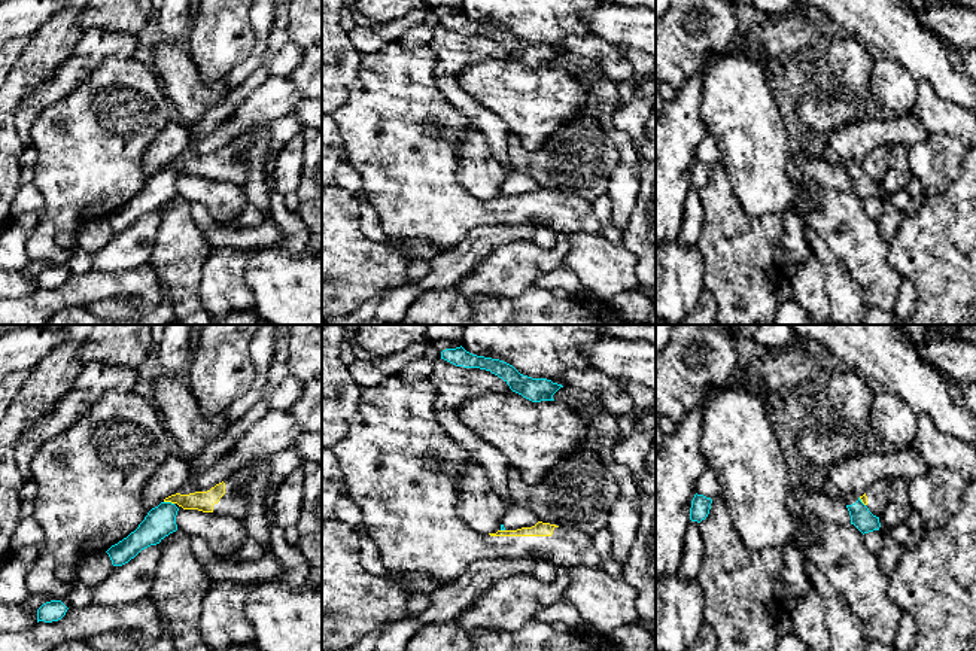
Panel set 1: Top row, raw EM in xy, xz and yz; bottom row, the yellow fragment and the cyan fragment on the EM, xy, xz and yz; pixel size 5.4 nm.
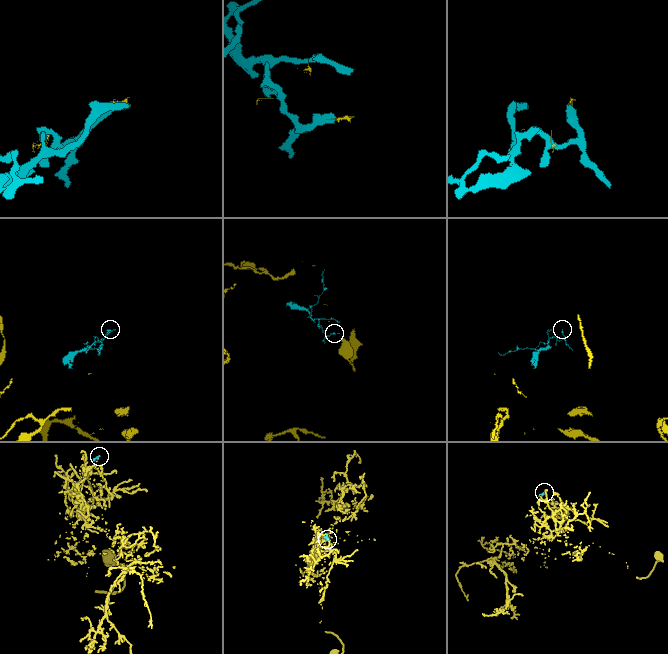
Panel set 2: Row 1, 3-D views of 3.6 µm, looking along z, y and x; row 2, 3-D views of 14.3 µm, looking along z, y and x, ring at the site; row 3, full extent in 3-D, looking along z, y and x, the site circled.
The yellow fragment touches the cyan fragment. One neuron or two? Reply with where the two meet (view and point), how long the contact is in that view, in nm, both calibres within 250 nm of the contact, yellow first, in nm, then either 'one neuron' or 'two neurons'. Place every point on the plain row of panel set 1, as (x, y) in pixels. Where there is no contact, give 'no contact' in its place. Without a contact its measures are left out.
xy (169, 167) | 60 nm | 110/160 nm | two neurons

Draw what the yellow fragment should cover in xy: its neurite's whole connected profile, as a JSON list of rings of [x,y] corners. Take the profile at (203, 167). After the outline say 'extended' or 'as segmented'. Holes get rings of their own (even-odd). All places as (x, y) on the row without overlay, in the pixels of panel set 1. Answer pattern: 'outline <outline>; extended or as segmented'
outline [[[250,130],[243,143],[231,142],[207,158],[189,161],[176,159],[165,164],[164,168],[177,170],[183,176],[198,176],[241,186],[249,171],[247,145],[252,142],[253,136],[255,130]]]; extended

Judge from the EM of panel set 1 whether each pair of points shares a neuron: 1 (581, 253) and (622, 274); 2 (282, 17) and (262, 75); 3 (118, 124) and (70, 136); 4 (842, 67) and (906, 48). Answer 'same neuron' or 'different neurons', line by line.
1: same neuron
2: same neuron
3: same neuron
4: different neurons

